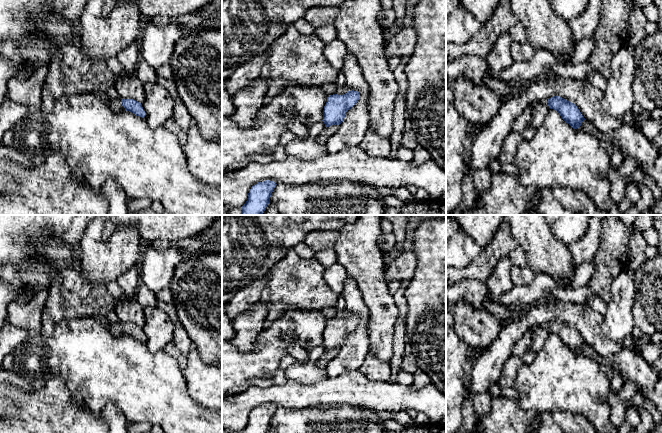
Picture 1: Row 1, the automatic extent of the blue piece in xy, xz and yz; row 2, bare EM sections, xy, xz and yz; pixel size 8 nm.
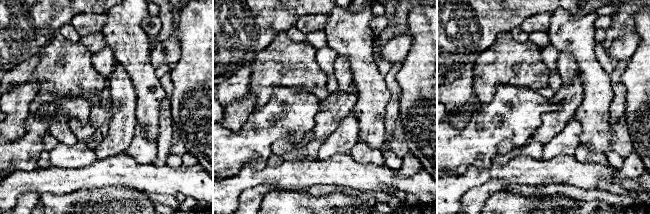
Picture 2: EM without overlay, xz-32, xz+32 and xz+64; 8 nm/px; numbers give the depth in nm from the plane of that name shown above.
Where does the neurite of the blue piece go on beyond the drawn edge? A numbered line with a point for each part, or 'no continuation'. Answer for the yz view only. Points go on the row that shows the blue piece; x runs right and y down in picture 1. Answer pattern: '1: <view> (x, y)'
1: yz (541, 110)

